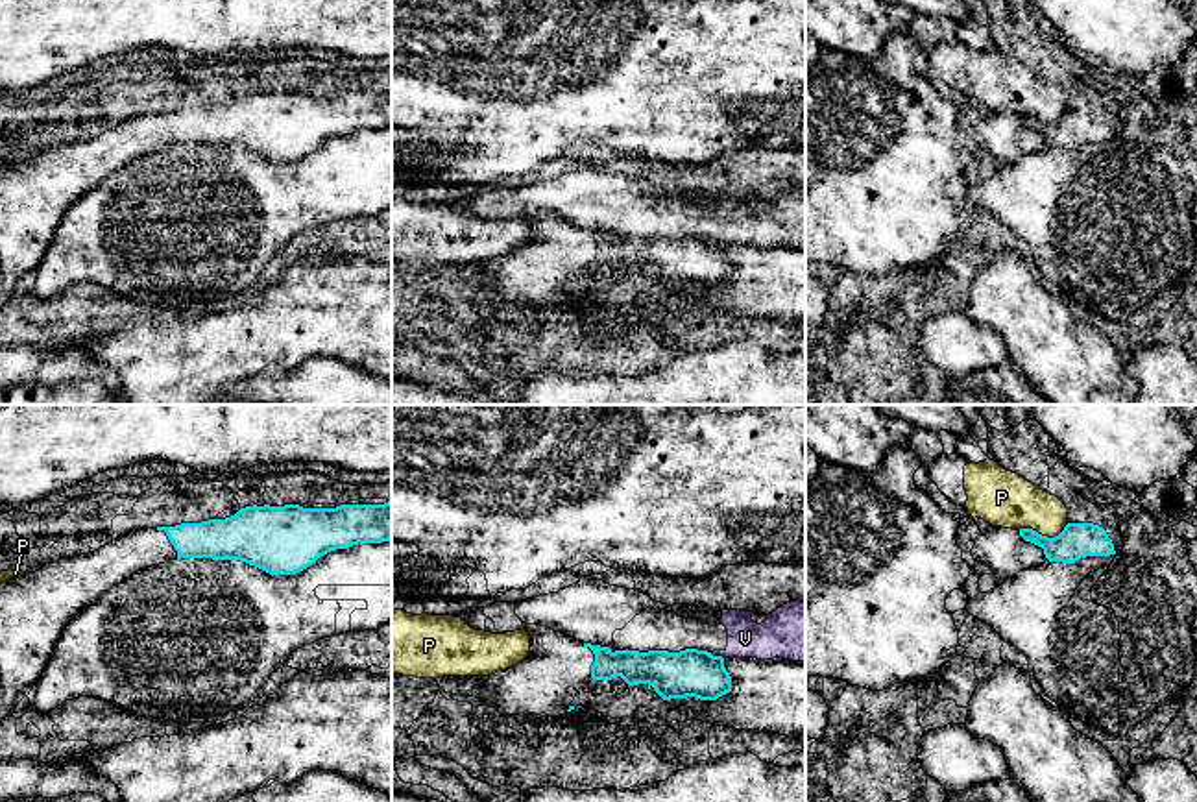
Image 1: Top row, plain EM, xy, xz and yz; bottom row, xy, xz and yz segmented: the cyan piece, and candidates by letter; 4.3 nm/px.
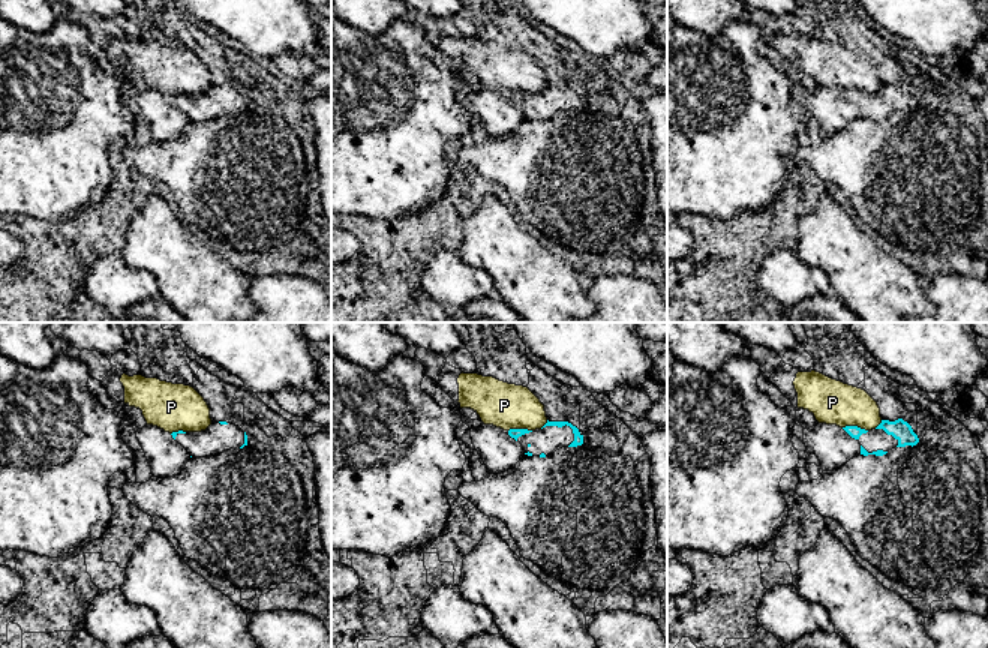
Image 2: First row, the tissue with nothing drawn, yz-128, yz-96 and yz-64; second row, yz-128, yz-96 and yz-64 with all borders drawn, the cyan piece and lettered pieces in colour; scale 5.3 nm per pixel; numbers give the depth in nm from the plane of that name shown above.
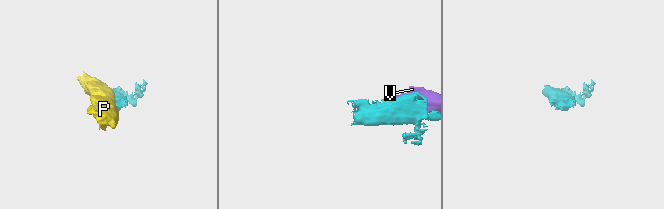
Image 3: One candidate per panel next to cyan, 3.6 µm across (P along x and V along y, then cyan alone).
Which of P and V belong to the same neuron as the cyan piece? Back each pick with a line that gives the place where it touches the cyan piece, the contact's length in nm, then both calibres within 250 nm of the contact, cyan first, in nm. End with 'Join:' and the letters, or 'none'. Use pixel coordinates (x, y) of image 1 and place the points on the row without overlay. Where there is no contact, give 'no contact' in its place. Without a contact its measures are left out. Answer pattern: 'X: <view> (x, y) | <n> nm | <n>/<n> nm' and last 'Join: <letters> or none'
Join: none

